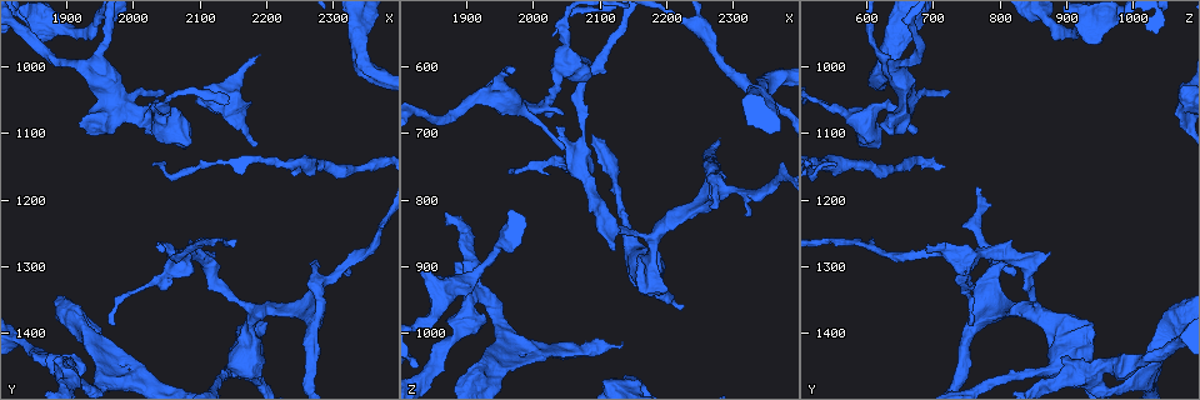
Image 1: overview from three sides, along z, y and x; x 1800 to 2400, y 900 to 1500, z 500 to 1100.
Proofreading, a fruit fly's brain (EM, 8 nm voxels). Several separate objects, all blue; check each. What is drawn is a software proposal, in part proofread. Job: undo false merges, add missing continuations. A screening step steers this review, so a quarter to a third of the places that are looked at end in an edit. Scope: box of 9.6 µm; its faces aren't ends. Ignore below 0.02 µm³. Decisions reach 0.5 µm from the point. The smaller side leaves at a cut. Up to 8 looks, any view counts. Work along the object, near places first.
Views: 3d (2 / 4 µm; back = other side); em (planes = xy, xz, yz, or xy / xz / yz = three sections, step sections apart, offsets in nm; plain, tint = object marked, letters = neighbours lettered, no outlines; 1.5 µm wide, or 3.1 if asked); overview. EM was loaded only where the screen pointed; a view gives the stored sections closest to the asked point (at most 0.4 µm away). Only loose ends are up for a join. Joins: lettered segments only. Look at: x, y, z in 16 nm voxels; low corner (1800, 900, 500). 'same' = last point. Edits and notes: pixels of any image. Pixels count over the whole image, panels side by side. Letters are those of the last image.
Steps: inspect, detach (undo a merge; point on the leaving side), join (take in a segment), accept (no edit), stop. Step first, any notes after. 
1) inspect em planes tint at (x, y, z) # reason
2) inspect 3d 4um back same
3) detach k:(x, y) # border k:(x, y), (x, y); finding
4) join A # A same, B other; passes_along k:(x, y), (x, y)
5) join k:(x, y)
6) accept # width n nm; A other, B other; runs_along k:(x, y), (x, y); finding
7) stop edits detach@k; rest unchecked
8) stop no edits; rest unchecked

inspect 3d 2um at (1970, 1385, 755) # free end

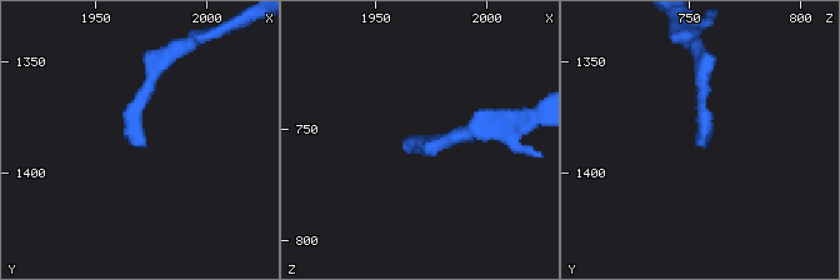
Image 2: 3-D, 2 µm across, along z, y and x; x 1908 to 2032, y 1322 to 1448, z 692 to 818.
inspect em planes letters at (1973, 1387, 753)

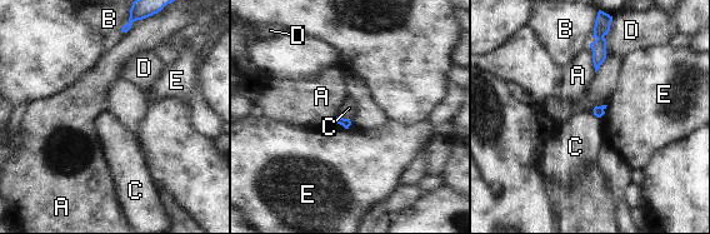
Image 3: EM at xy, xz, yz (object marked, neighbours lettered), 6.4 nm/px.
accept # A other, B other, C other, D other, E other; border 3:(338, 115), (349, 119); no lettered segment goes on from it

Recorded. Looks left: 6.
inspect em planes letters at (2040, 1275, 690) # free end

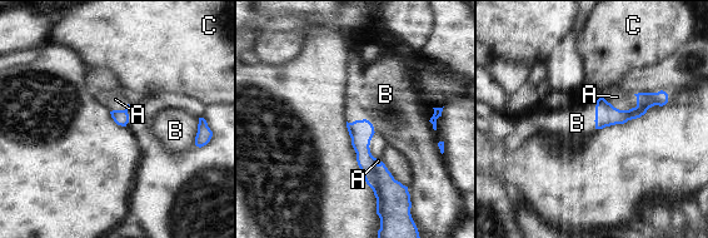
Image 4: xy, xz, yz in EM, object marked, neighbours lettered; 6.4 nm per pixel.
join 4:(617, 97) # width 140 nm; A same, B other, C other; passes_along 4:(606, 114), (618, 109), (617, 97); it goes on there

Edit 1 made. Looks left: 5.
inspect overview

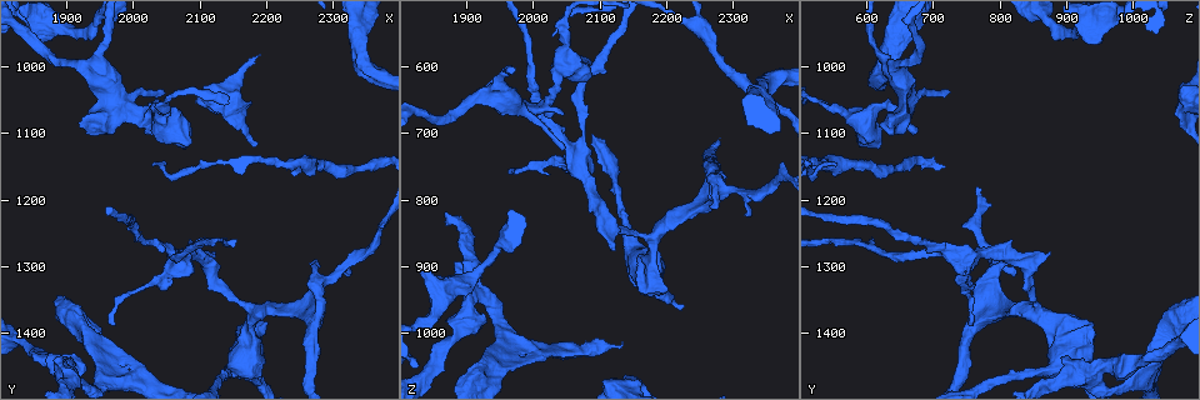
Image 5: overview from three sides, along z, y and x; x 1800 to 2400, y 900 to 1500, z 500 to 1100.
inspect 3d 2um at (1920, 1090, 635) # thick end

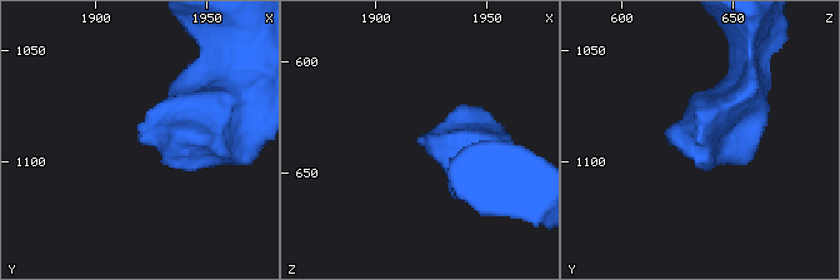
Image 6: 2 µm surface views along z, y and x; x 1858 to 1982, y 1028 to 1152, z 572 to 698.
inspect em yz step 4 letters at (1923, 1091, 633) # now the EM

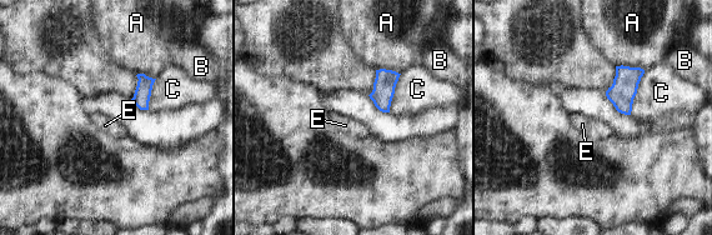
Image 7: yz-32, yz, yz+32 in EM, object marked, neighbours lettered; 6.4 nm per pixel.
inspect em planes letters same # another direction

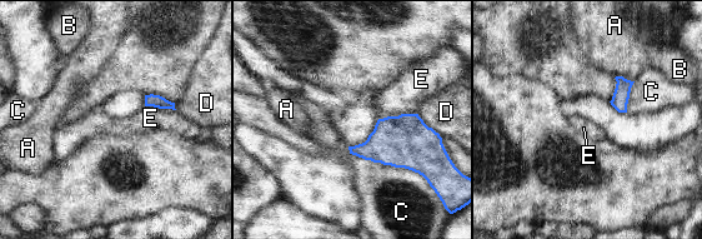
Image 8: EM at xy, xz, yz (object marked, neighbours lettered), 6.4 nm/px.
accept # longest_contact C 550 nm; A other, B other, C other, D other, E other; none of them fits

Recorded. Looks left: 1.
stop edits join@4; rest unchecked

